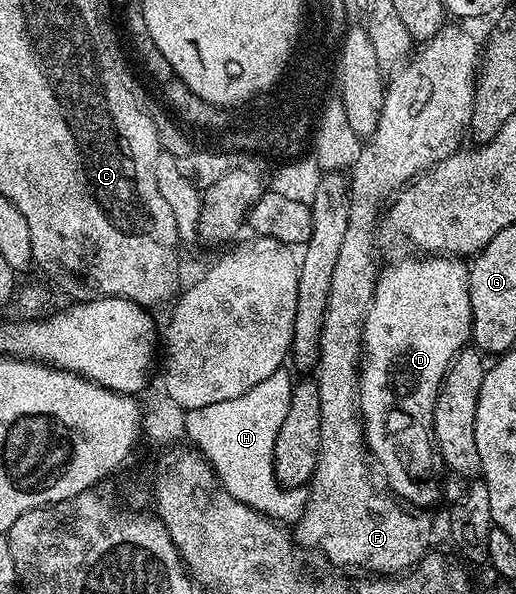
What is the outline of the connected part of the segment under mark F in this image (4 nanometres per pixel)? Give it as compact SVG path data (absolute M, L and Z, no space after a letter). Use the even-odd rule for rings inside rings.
M444 27L419 49L422 50L418 54L415 52L397 70L399 73L391 81L389 78L380 111L380 123L376 123L376 131L363 144L353 169L348 173L350 182L348 231L344 235L344 244L340 247L336 267L332 271L332 287L328 291L328 307L324 313L324 327L320 333L320 351L316 366L316 380L320 395L320 455L314 478L308 486L306 510L292 529L292 536L299 546L319 545L332 564L359 565L362 571L369 571L374 575L405 573L407 569L413 569L415 565L420 564L431 552L430 525L418 514L421 512L407 507L385 488L378 489L373 475L370 474L372 465L368 460L366 439L362 436L362 419L358 407L362 325L370 310L374 298L374 285L378 282L380 272L380 265L374 262L374 237L376 241L380 214L387 202L405 189L415 177L459 152L461 145L458 144L461 143L462 136L464 138L467 136L470 128L476 70L480 65L479 42L477 45L473 35L465 33L462 29Z

